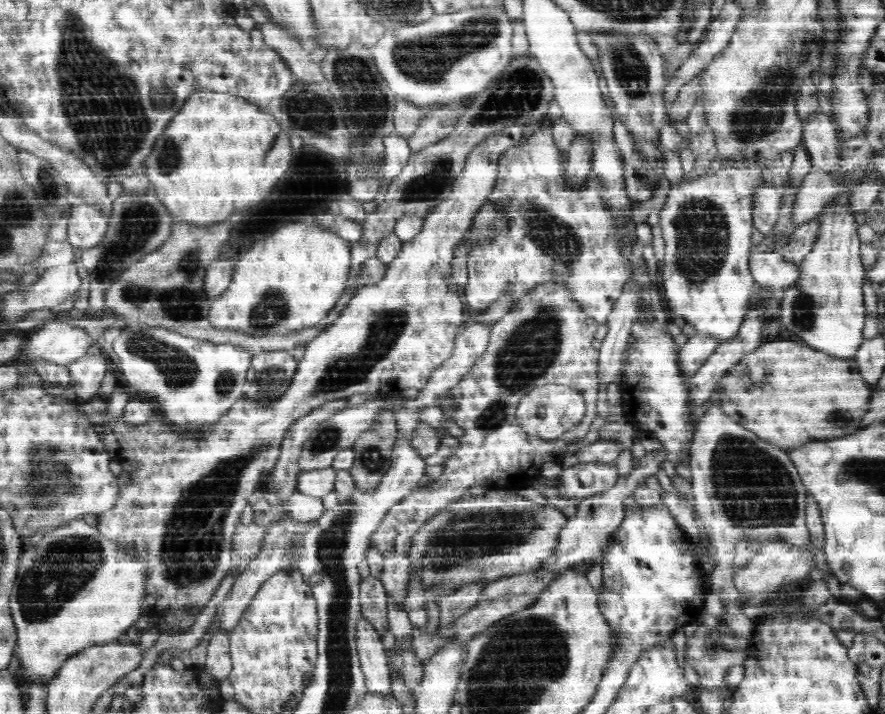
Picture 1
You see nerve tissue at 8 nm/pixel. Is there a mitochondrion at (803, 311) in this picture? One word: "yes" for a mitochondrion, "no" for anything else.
yes

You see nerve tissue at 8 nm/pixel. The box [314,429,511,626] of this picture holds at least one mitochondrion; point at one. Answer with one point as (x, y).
(373, 460)

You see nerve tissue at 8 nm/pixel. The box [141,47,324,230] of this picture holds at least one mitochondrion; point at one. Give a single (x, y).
(168, 158)

